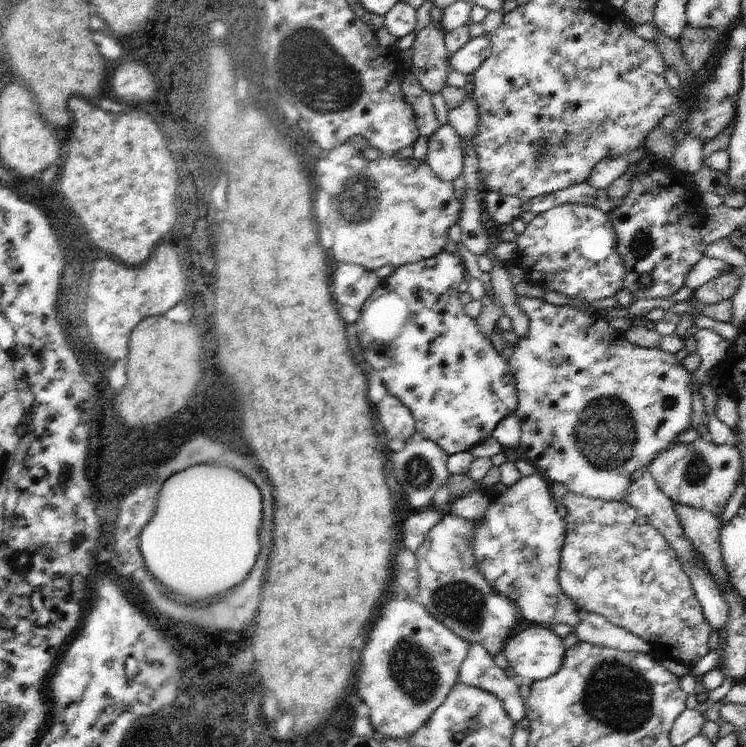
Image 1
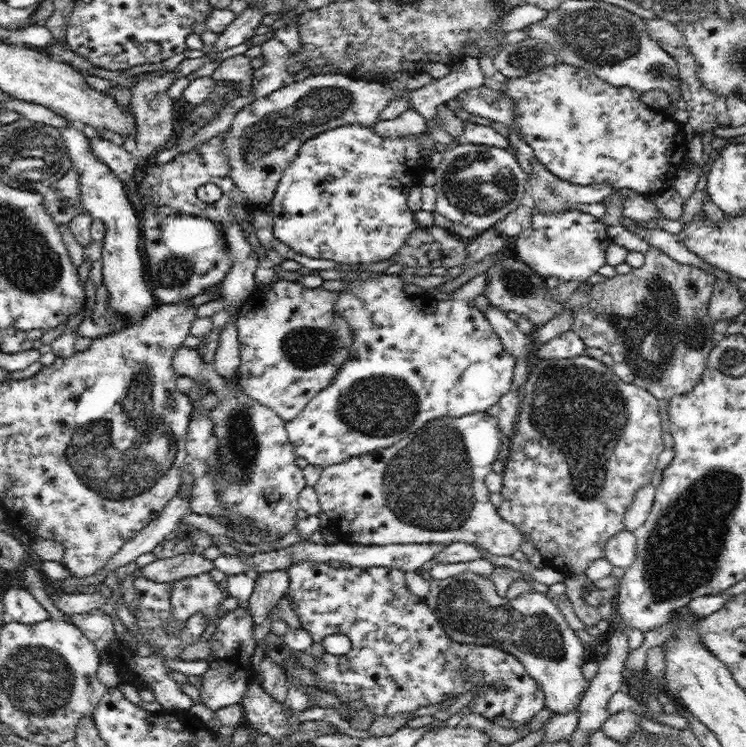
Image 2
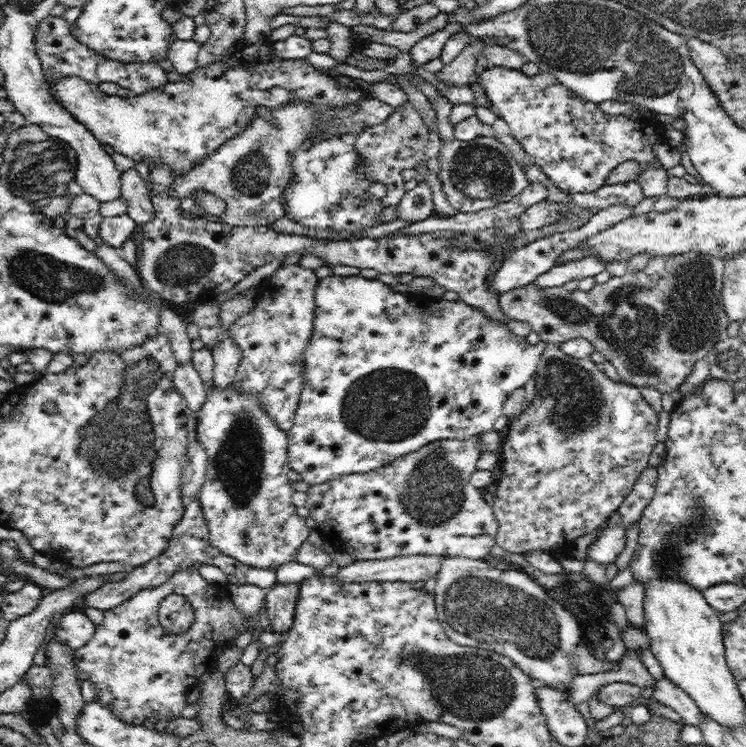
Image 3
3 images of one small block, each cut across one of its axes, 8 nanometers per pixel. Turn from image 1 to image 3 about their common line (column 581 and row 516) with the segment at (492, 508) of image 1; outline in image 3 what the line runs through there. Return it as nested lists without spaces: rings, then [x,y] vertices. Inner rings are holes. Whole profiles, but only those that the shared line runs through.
[[[614,514],[606,522],[606,530],[594,540],[594,544],[588,548],[588,558],[598,564],[616,564],[618,554],[626,548],[626,530],[620,524],[618,514]]]

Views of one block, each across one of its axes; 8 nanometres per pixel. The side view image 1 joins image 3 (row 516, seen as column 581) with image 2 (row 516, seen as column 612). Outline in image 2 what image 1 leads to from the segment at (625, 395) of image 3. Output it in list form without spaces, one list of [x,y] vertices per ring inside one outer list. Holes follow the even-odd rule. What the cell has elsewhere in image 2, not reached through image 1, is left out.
[[[578,356],[578,358],[562,358],[562,360],[540,360],[536,366],[530,368],[530,378],[528,382],[522,386],[522,410],[520,410],[520,418],[516,422],[516,434],[512,440],[512,452],[504,470],[504,480],[502,480],[502,500],[498,504],[498,516],[510,524],[514,524],[518,528],[518,532],[530,534],[534,546],[538,548],[538,552],[544,558],[546,568],[554,568],[558,572],[562,572],[564,576],[572,576],[572,574],[586,574],[586,568],[592,566],[594,560],[604,558],[604,548],[608,544],[610,538],[614,538],[616,534],[620,534],[624,528],[624,516],[626,510],[632,504],[632,498],[636,496],[636,492],[652,482],[654,472],[658,470],[658,458],[660,454],[666,450],[664,446],[664,430],[662,430],[662,418],[660,414],[660,400],[650,394],[648,390],[636,386],[636,384],[626,384],[622,378],[616,376],[616,372],[610,366],[604,366],[600,360],[594,360],[590,356]]]

